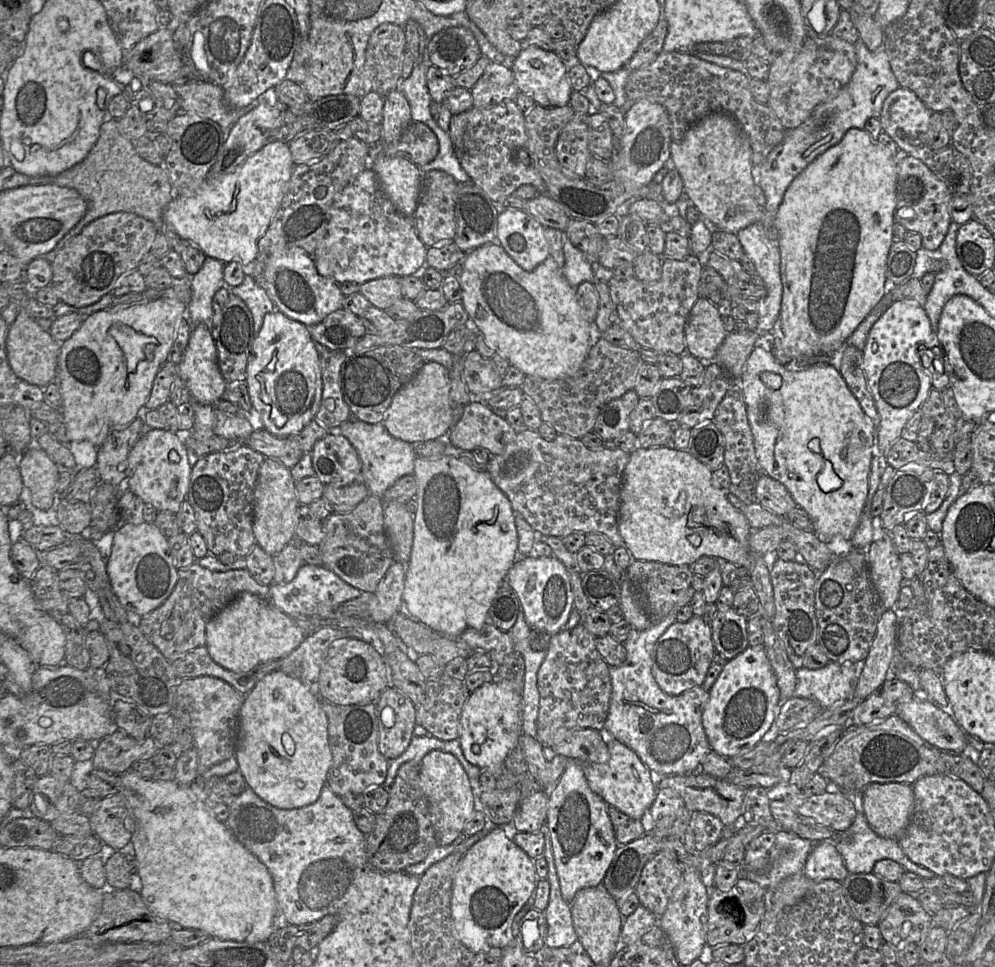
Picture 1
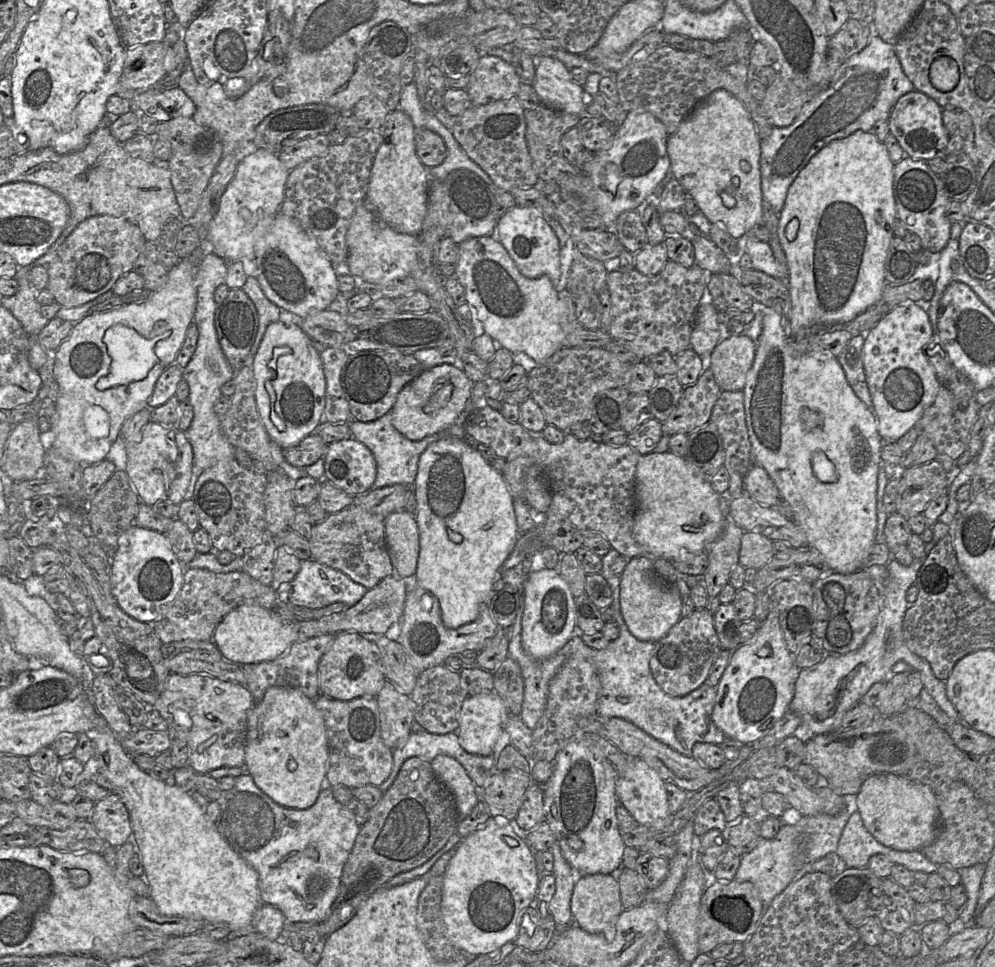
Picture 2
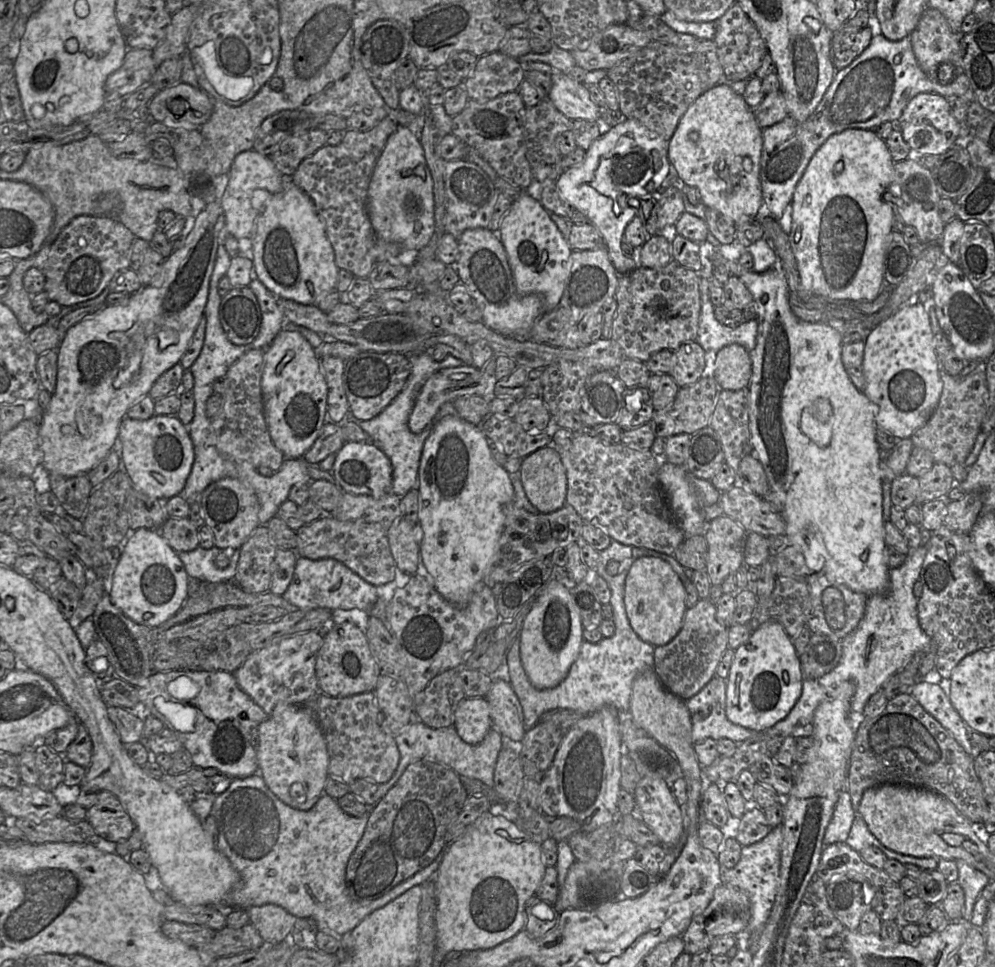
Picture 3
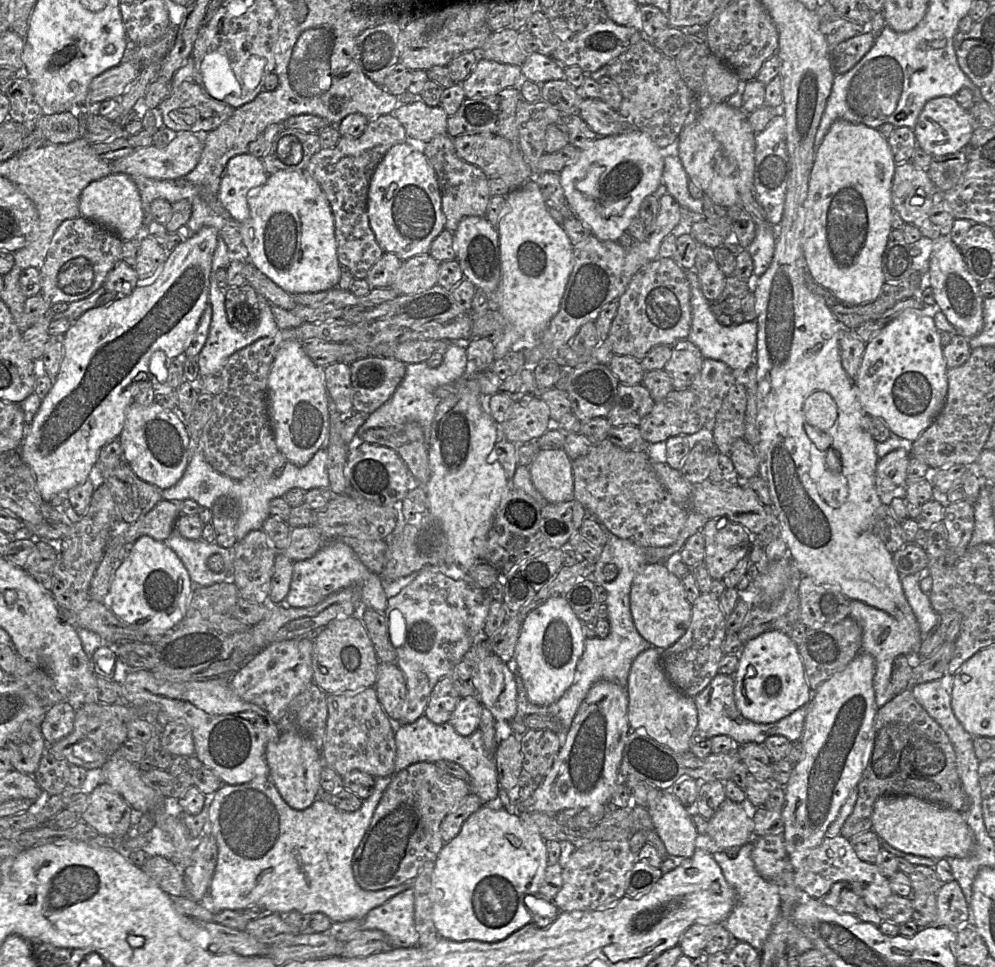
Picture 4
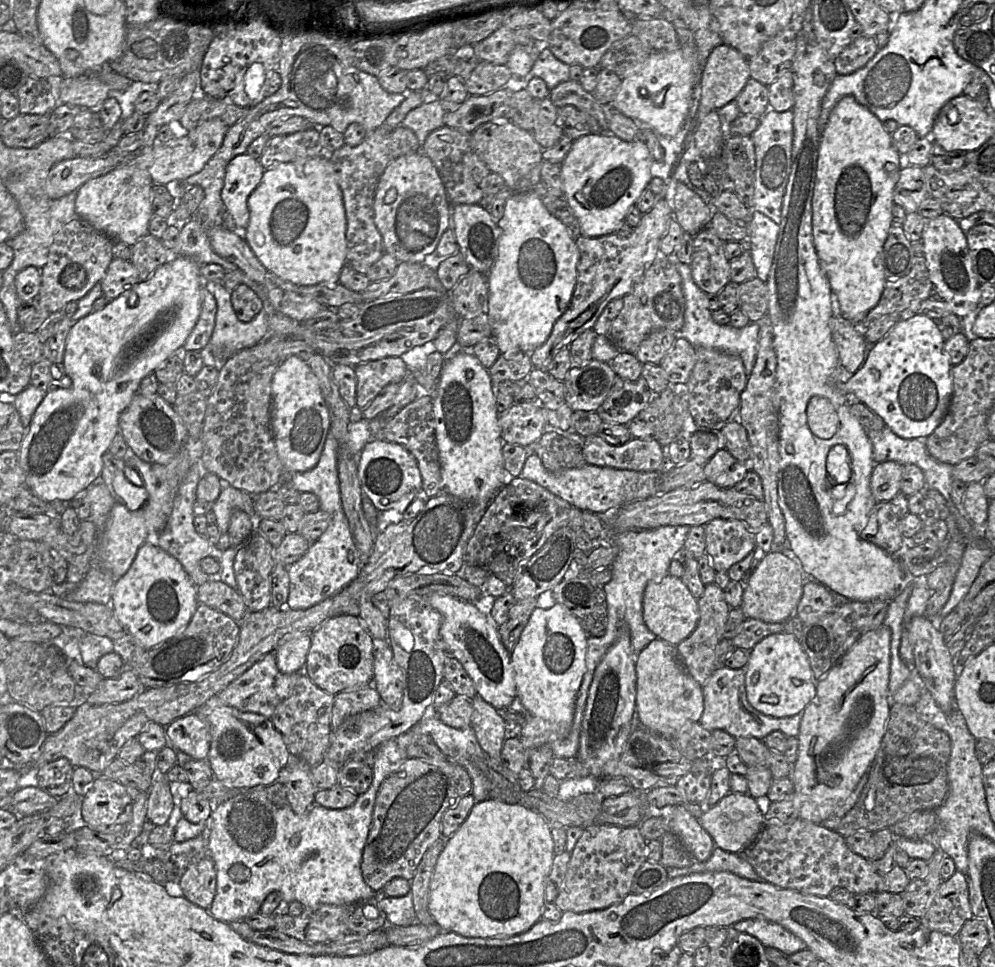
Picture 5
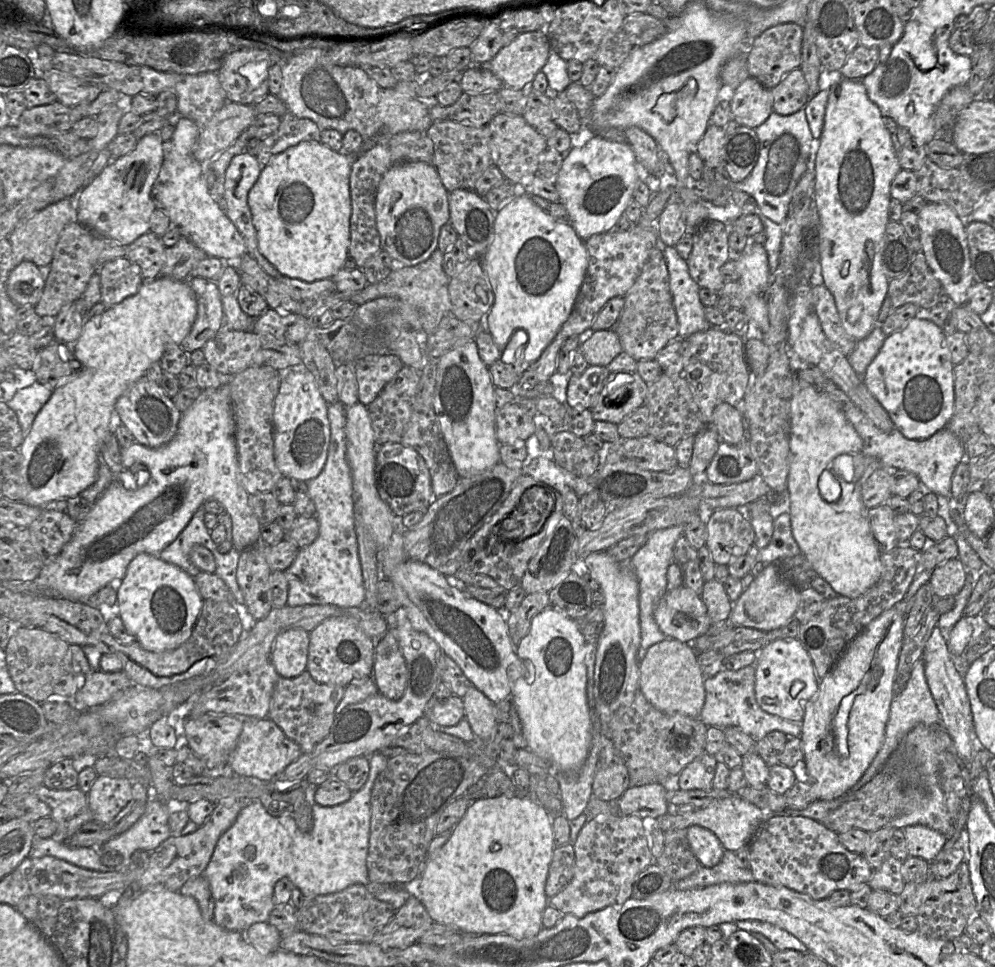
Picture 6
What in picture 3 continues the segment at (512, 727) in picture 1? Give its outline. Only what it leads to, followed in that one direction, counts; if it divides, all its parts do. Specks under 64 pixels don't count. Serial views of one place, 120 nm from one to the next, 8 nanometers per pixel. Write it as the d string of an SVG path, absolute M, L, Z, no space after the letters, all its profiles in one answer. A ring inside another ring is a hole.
M464 697L455 711L453 727L465 743L481 743L493 727L486 698Z

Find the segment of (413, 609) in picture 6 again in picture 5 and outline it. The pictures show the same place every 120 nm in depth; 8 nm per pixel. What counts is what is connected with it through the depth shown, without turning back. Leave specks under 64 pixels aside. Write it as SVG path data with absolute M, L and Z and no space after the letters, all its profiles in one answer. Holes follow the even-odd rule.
M433 593L428 596L428 602L442 616L440 637L449 656L456 658L469 677L472 679L477 695L493 706L496 710L509 707L517 695L514 669L511 663L511 654L505 649L500 635L499 627L490 615L483 614L470 602L458 599L451 595Z

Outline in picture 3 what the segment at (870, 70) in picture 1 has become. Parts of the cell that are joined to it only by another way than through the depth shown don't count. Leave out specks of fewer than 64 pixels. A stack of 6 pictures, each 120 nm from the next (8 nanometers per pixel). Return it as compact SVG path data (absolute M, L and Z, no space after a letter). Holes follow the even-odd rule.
M881 33L872 36L869 46L857 58L845 68L835 71L833 80L815 111L804 122L797 122L787 116L763 129L760 182L764 213L779 222L787 205L791 203L795 188L811 158L831 135L847 129L875 130L885 122L897 124L908 102L920 93L934 93L933 83L920 68L913 53L910 37L890 41Z

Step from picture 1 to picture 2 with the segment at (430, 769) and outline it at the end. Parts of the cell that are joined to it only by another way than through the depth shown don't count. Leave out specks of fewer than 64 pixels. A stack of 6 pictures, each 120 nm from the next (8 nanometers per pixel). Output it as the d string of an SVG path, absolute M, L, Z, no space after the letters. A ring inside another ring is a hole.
M447 755L436 756L431 767L439 782L452 795L459 818L467 817L480 800L480 790L464 767Z

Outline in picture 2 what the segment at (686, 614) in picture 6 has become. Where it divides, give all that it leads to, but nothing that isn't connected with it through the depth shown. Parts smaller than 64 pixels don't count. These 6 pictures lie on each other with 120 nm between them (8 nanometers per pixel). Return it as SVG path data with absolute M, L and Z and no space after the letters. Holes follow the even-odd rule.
M637 556L630 560L630 562L625 567L624 571L621 575L621 582L620 582L620 607L623 619L630 631L630 633L638 640L643 642L657 642L661 640L663 637L667 635L669 630L682 618L681 617L681 609L682 609L682 598L678 591L678 588L675 585L667 585L661 582L655 574L654 567L653 567L653 560L657 558L651 558L651 556Z

